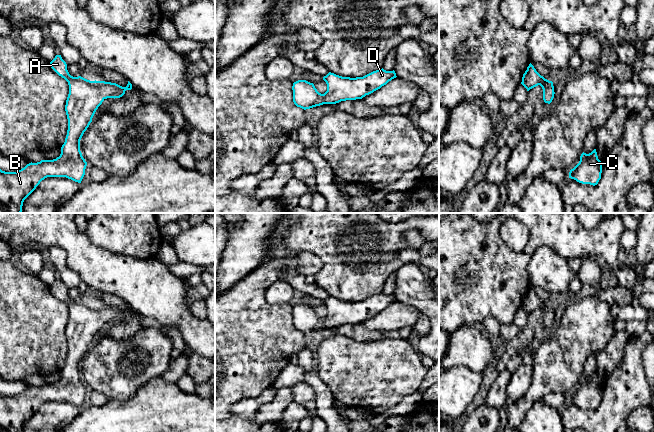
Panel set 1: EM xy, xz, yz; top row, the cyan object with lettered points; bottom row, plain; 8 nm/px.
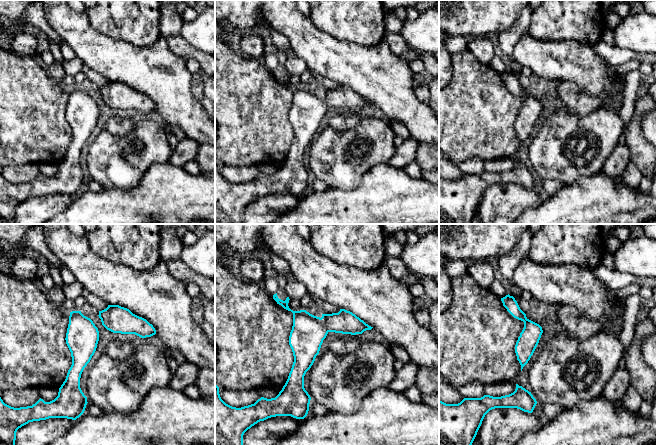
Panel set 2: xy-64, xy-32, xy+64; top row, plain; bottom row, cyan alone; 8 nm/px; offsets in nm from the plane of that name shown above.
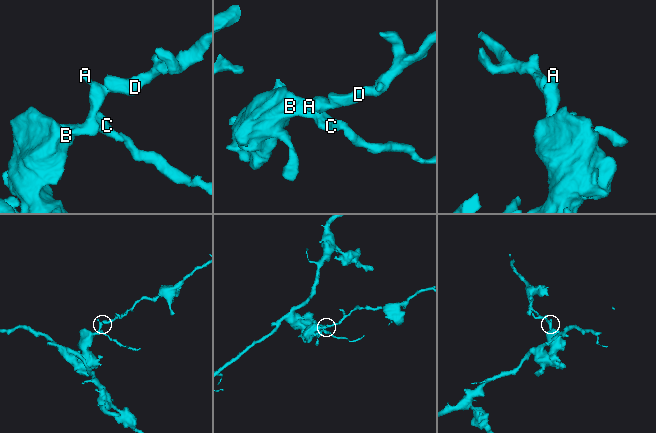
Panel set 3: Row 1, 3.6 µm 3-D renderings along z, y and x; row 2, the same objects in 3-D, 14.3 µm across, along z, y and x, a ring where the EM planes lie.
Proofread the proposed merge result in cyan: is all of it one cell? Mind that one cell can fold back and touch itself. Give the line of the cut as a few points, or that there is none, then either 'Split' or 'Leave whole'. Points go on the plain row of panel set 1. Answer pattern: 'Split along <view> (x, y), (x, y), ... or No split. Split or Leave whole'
No split. Leave whole

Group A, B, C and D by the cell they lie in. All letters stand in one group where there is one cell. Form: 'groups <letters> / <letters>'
groups A B C D

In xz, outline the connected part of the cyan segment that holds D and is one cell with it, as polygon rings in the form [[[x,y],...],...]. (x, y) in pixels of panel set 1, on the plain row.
[[[383,292],[373,295],[363,301],[342,301],[329,296],[323,301],[327,315],[321,318],[313,307],[298,304],[293,307],[293,326],[304,334],[323,328],[336,328],[346,324],[362,323],[396,302],[395,295]]]

